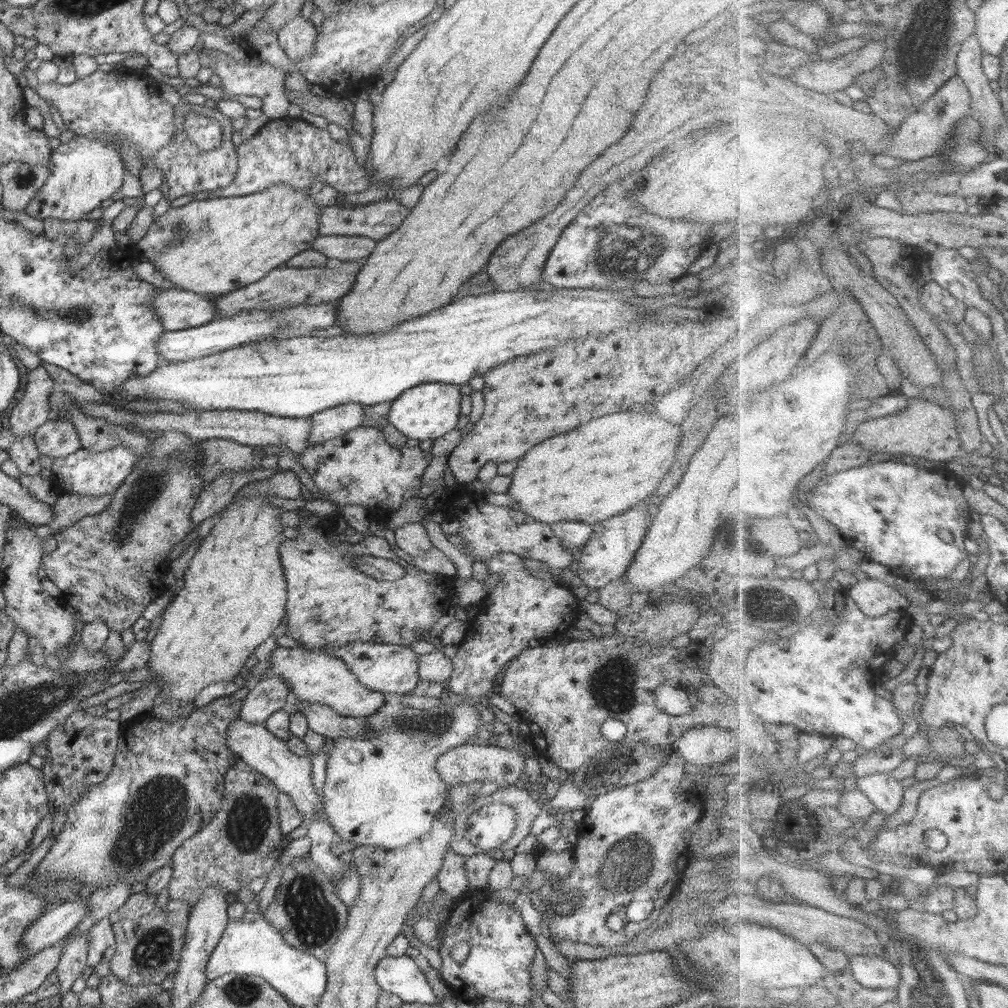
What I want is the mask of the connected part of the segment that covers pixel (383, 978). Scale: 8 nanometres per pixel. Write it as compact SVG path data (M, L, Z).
M386 955L376 965L375 979L381 990L398 995L404 1003L437 1003L437 996L426 975L408 955Z

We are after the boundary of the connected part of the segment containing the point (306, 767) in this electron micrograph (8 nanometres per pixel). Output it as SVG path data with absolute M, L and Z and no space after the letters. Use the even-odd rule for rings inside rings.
M238 716L228 725L227 745L238 759L261 772L280 792L287 793L306 824L320 816L326 818L323 796L312 785L310 758L293 755L285 741L276 738L263 723L251 723Z

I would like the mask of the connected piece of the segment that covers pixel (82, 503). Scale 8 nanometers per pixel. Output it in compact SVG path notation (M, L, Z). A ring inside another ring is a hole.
M60 492L53 504L53 515L48 526L52 528L52 536L67 526L72 526L84 516L92 517L104 512L112 502L112 494L100 496L80 496L71 492Z

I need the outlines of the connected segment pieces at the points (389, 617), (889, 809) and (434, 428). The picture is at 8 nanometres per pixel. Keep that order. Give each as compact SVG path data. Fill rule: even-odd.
M298 509L297 513L303 523L297 526L298 535L295 538L283 540L279 548L279 559L287 583L284 634L296 639L302 647L315 650L356 641L410 647L413 642L424 639L424 635L430 635L432 626L451 608L451 596L454 592L452 576L428 573L400 559L384 535L370 535L357 543L337 541L334 536L338 533L327 525L326 517L311 515L307 509ZM362 555L393 560L401 564L407 573L400 580L378 581L361 573L358 564L354 567L354 556L359 563Z
M892 771L860 778L858 788L874 800L874 804L884 813L886 820L898 814L898 810L904 804L906 787L902 786L900 780L894 778Z
M443 383L417 385L404 391L390 405L389 424L395 426L408 439L425 441L448 435L458 424L460 416L460 386Z

